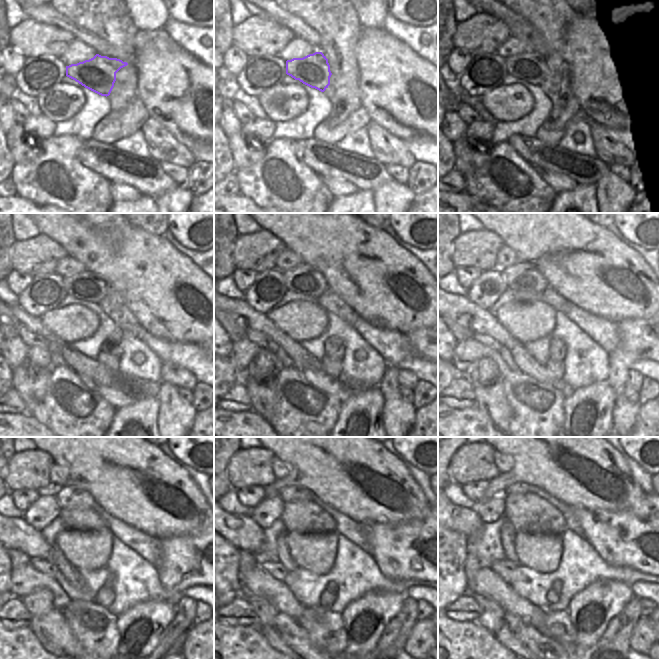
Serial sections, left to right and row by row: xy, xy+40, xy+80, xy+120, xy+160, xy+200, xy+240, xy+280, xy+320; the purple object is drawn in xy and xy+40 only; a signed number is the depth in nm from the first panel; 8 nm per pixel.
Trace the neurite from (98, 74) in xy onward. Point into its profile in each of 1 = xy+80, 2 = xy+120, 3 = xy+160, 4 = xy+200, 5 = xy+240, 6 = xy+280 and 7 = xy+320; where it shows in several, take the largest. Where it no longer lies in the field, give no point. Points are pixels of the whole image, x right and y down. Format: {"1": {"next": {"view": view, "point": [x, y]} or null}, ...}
{"1": {"next": {"view": "xy+80", "point": [532, 67]}}, "2": {"next": {"view": "xy+120", "point": [86, 287]}}, "3": {"next": {"view": "xy+160", "point": [304, 280]}}, "4": {"next": {"view": "xy+200", "point": [522, 276]}}, "5": {"next": {"view": "xy+240", "point": [69, 497]}}, "6": {"next": {"view": "xy+280", "point": [292, 493]}}, "7": {"next": {"view": "xy+320", "point": [520, 487]}}}

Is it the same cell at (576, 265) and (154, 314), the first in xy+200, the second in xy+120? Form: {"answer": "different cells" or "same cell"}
{"answer": "same cell"}

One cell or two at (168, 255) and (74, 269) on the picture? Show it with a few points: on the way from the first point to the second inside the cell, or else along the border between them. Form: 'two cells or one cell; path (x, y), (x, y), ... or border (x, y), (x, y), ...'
two cells; border (67, 254), (79, 261), (86, 269)

